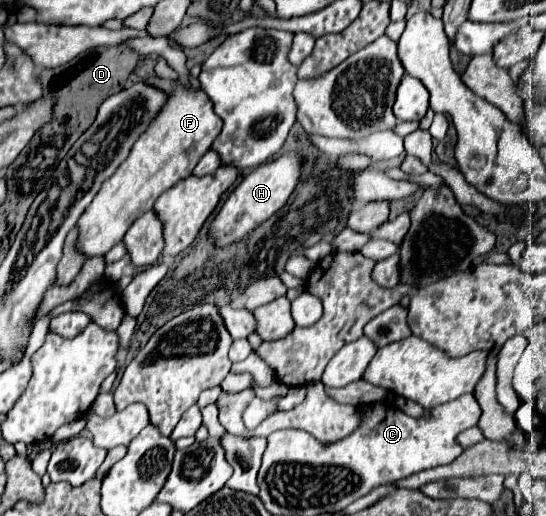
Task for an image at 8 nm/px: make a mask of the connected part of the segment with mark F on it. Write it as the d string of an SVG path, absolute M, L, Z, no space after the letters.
M177 85L169 91L169 101L165 101L165 107L161 107L157 119L149 123L145 133L133 145L129 157L117 167L115 175L103 183L93 203L79 217L79 249L85 255L95 257L105 255L115 243L119 243L127 227L149 211L163 191L191 175L193 167L221 133L221 127L223 123L215 115L205 91L185 85Z

